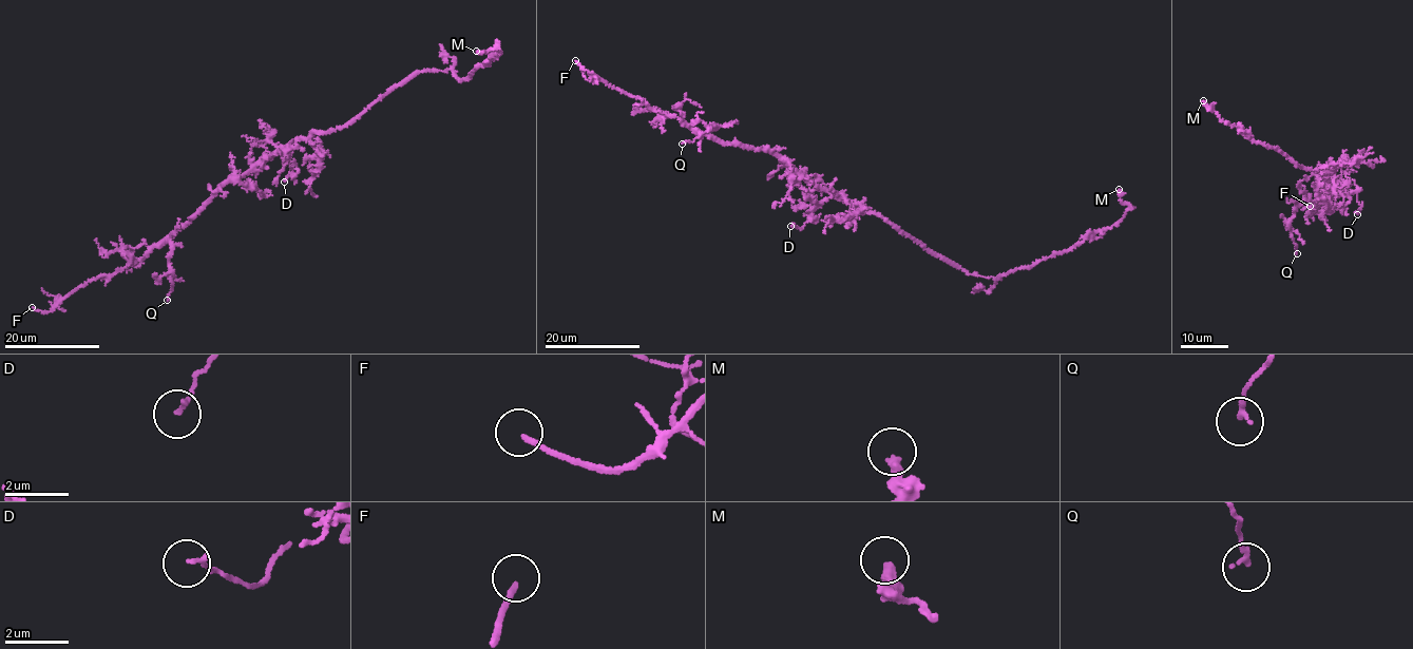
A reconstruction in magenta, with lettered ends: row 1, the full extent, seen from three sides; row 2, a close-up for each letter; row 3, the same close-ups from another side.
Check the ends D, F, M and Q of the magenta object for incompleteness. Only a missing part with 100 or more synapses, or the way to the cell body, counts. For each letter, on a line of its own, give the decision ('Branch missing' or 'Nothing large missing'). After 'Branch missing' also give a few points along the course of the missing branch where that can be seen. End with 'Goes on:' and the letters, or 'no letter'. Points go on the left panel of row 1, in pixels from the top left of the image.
D: Nothing large missing
F: Branch missing
M: Nothing large missing
Q: Nothing large missing
Goes on: F

